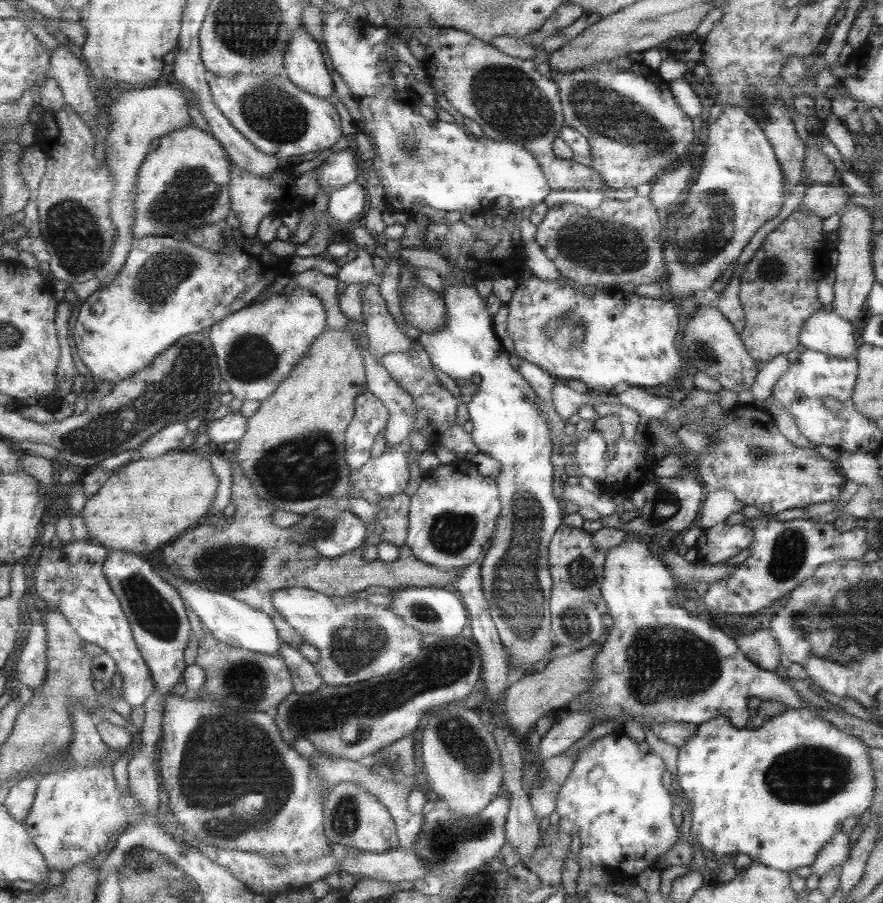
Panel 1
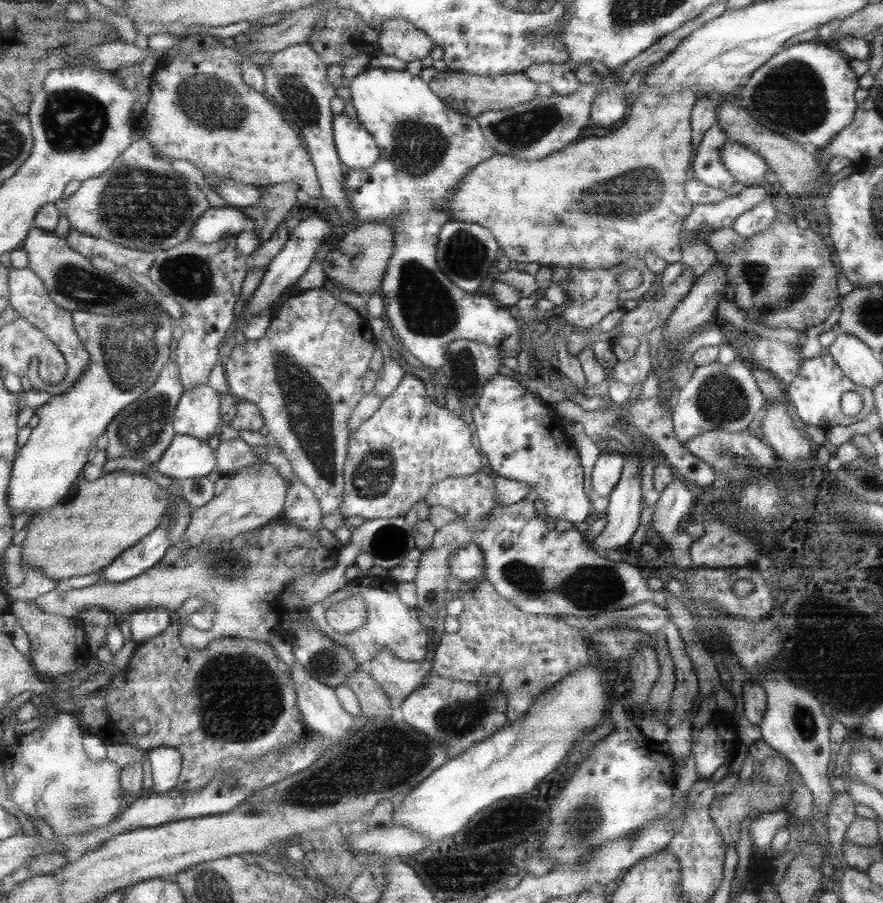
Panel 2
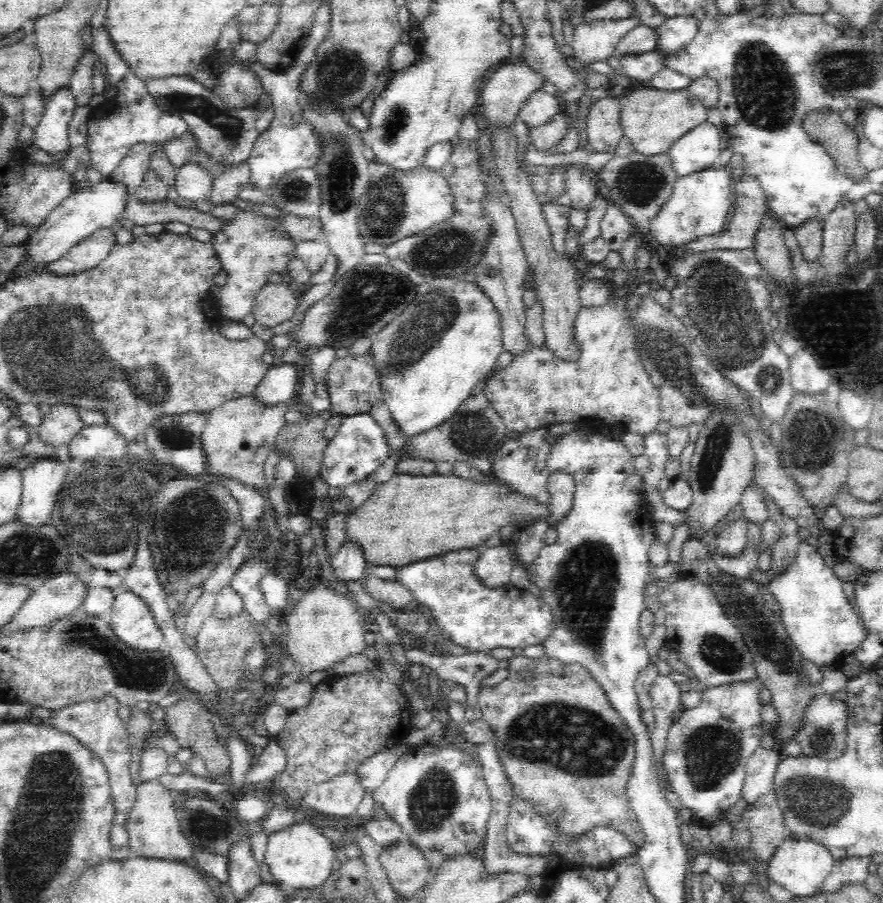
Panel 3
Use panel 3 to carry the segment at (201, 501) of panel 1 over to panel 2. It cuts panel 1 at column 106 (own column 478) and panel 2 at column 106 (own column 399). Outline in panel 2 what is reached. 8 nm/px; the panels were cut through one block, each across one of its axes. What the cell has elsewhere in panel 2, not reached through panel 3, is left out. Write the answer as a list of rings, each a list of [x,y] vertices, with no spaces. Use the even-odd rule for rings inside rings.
[[[115,471],[97,481],[83,479],[65,500],[30,518],[22,560],[57,582],[99,572],[159,528],[169,501],[168,489],[139,473]]]

